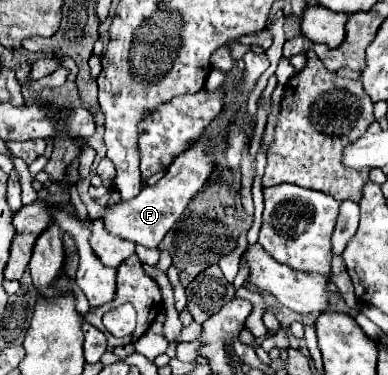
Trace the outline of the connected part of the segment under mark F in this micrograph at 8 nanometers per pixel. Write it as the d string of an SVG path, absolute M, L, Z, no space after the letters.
M198 144L186 152L182 152L170 166L168 172L152 186L142 188L142 192L128 200L128 202L118 202L106 208L104 212L104 228L120 236L124 240L130 240L134 244L142 244L148 248L156 248L164 234L174 226L174 222L182 216L184 208L188 206L190 198L204 186L208 176L212 174L212 164L214 164L214 152L206 144Z

